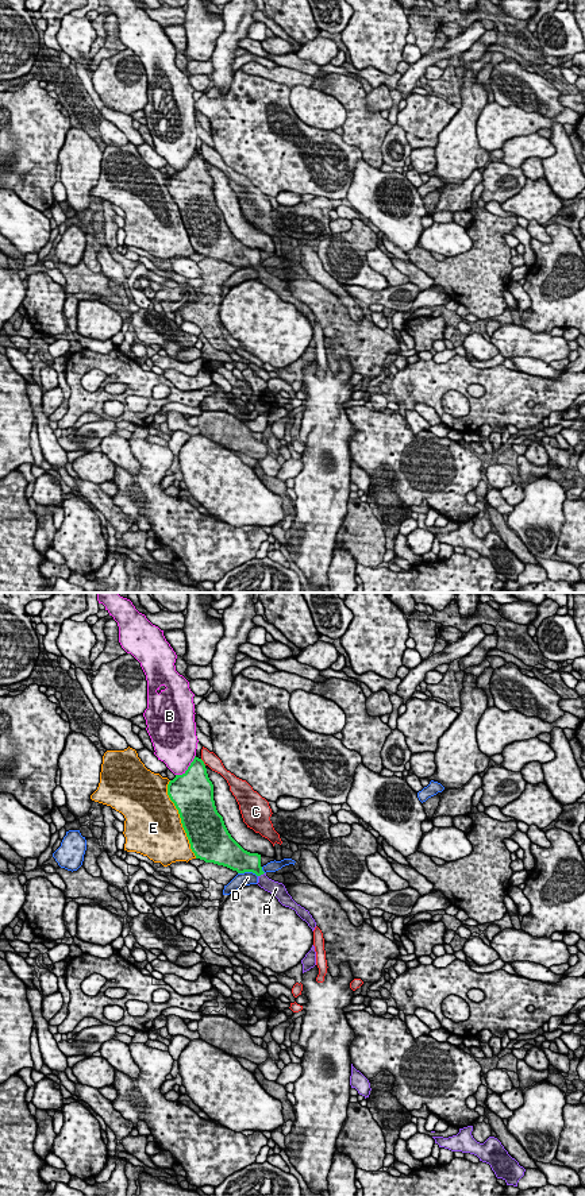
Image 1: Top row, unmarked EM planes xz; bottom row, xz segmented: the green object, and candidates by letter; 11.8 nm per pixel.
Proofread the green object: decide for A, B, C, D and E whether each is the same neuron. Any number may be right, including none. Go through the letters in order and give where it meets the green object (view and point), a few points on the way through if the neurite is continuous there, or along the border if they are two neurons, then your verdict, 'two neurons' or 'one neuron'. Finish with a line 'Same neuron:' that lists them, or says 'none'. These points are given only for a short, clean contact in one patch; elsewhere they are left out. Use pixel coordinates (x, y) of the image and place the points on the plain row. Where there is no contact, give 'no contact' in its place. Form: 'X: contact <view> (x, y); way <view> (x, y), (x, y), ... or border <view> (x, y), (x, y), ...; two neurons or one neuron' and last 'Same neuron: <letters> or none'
A: contact xz (261, 269); way xz (245, 257), (250, 258), (261, 269), (276, 284); one neuron
B: contact xz (188, 162); two neurons
C: contact xz (203, 157); two neurons
D: contact xz (247, 266); border xz (238, 267), (253, 267), (257, 272); two neurons
E: contact xz (181, 215); two neurons
Same neuron: A

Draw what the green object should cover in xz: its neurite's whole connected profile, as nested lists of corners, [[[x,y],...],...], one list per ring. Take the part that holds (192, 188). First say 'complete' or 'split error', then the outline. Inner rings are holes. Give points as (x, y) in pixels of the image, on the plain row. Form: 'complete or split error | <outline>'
split error | [[[195,151],[188,165],[169,177],[168,190],[178,205],[196,254],[238,269],[255,269],[261,283],[274,290],[282,301],[295,305],[312,327],[315,325],[316,317],[309,306],[292,294],[282,278],[269,274],[262,266],[261,250],[245,246],[228,228],[216,205],[213,180],[201,154]]]

